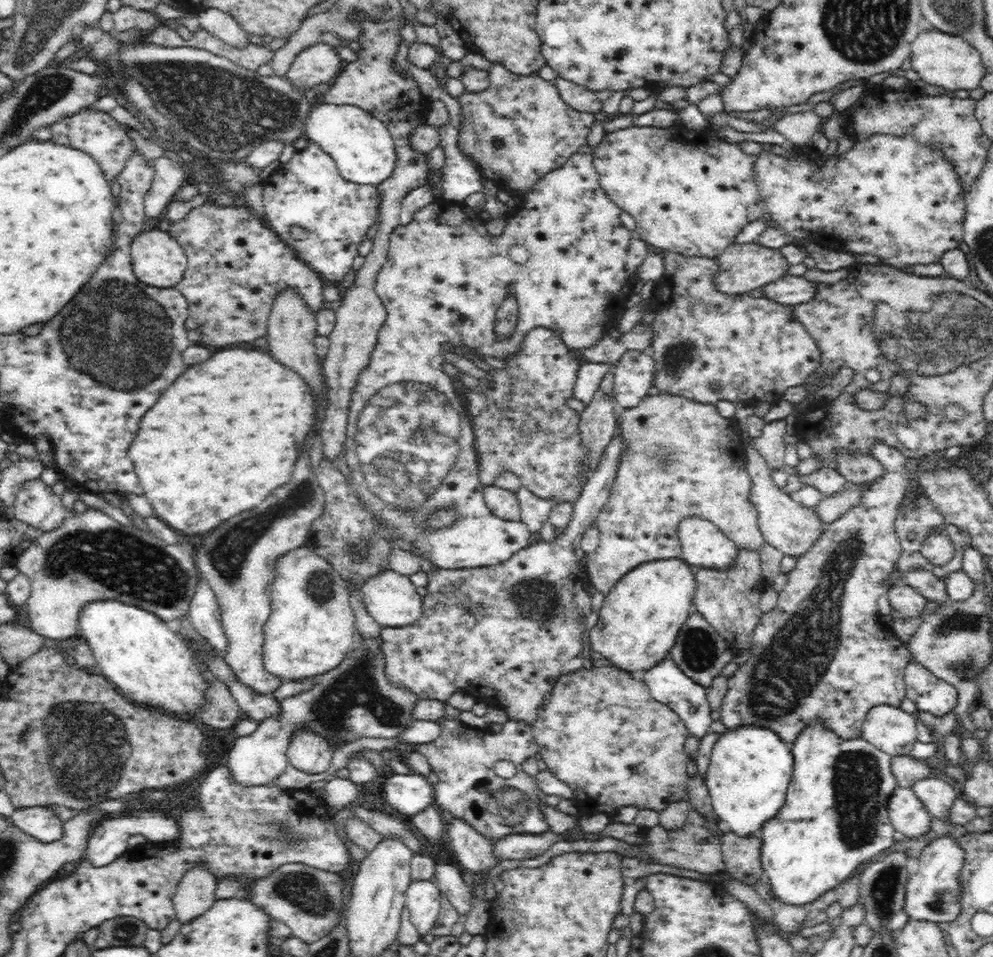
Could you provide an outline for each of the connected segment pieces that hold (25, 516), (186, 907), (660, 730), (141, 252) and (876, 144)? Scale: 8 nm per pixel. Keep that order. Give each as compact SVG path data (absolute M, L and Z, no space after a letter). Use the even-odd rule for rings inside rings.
M40 478L28 482L12 504L10 514L16 520L36 530L51 531L66 518L61 496L53 492Z
M206 865L193 866L184 873L173 895L176 919L181 924L190 922L210 911L217 902L218 878Z
M580 666L580 668L572 672L561 674L555 680L551 690L545 694L537 718L531 724L531 733L534 735L539 753L546 763L548 771L552 772L556 779L564 782L572 789L572 793L574 793L572 801L578 804L582 812L587 812L589 815L612 815L618 809L629 806L635 807L638 810L651 809L660 813L672 802L687 799L688 784L691 779L687 772L688 756L684 750L684 741L689 737L688 729L684 721L667 704L654 700L649 686L639 676L633 675L628 671L624 671L616 666L592 667L591 669Z
M165 224L136 236L131 246L132 270L138 279L157 288L175 287L180 283L187 270L187 256L182 245L168 233Z
M874 133L863 139L856 140L854 146L848 152L844 152L844 154L835 153L834 156L830 156L830 154L820 153L814 155L810 152L808 145L799 145L794 142L786 144L784 152L786 154L780 156L780 154L774 154L770 150L762 149L761 152L755 154L755 161L751 169L753 172L753 184L757 187L759 198L761 198L760 220L768 228L779 230L792 243L799 244L802 240L809 240L809 242L831 248L834 251L842 251L854 255L870 254L870 256L878 258L882 264L885 264L892 271L895 269L904 270L904 268L910 268L910 266L916 266L916 264L928 266L928 264L940 263L940 260L948 250L956 250L962 246L962 242L964 242L965 196L967 192L964 191L958 167L950 159L946 159L946 155L944 155L940 145L922 143L922 141L918 141L910 133L902 133L901 135L896 135L896 133Z

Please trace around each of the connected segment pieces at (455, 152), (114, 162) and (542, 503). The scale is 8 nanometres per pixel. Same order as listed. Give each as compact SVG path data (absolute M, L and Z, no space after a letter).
M452 124L434 126L444 151L444 166L435 180L442 188L442 198L450 202L463 202L467 196L481 191L480 172L456 146L458 130Z
M92 107L78 112L76 116L55 122L50 126L50 134L52 141L56 141L56 143L66 143L66 145L72 145L72 147L82 149L84 152L92 153L94 159L104 169L104 175L109 181L114 180L121 171L125 160L131 155L135 147L134 140L126 135L125 126L113 119L109 113L97 111Z
M524 486L515 493L521 508L519 520L528 527L531 533L537 532L542 528L542 524L549 520L550 511L557 503L556 499L539 497Z

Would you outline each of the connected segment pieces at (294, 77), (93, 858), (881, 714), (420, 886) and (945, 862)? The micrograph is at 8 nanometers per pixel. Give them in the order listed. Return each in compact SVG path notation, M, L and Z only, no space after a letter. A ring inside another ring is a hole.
M313 44L300 52L285 76L304 93L322 82L330 84L345 64L334 46Z
M148 806L148 810L139 812L132 810L126 812L126 814L113 815L112 818L100 822L89 841L89 846L84 858L94 868L102 868L102 866L108 866L112 864L116 858L124 854L128 850L128 838L134 834L143 835L148 840L148 843L152 845L166 844L166 842L172 842L179 836L179 827L176 821L172 818L167 817L161 812L151 810Z
M896 705L872 707L863 720L861 738L892 756L908 755L918 738L916 718Z
M433 879L414 880L405 892L405 907L410 912L410 921L421 936L440 915L443 893Z
M946 834L930 840L919 856L918 872L906 886L907 912L911 919L927 920L933 923L954 922L963 914L962 882L960 872L966 862L966 850L959 844L958 838Z

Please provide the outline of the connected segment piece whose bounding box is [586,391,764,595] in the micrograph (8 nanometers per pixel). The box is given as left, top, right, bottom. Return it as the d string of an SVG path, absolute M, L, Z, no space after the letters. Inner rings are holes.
M652 392L642 402L634 408L620 408L617 410L618 439L623 444L623 451L617 462L617 471L613 478L612 488L609 490L608 498L602 505L598 516L594 522L594 526L598 528L600 533L599 545L596 550L590 551L587 555L587 572L591 578L593 586L607 595L610 589L622 578L634 570L636 566L644 564L649 560L664 560L668 557L681 557L681 544L677 535L679 522L688 515L698 515L706 520L712 521L730 540L733 540L740 547L756 547L759 550L760 545L764 542L760 525L758 525L758 509L756 503L752 501L752 477L748 471L745 459L746 449L743 446L740 428L737 422L731 418L725 418L715 404L704 404L700 401L690 400L688 397L678 395L676 393Z

